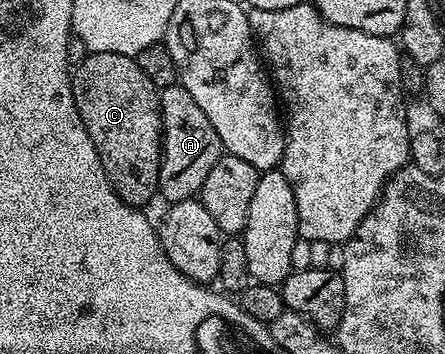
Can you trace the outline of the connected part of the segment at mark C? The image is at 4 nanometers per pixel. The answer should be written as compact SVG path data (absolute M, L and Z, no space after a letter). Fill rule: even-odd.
M98 52L88 54L75 67L72 95L116 195L131 206L147 207L147 202L157 197L160 185L160 148L164 140L160 90L142 72L133 55Z

